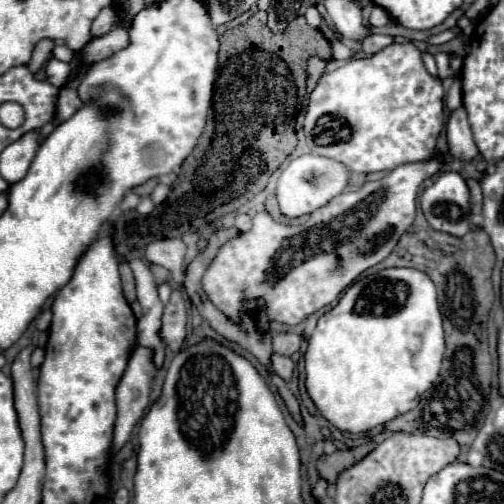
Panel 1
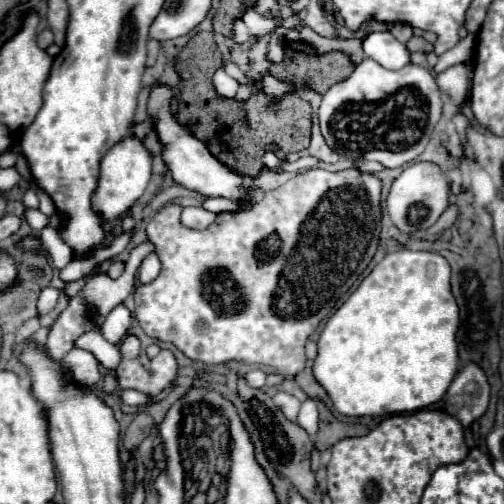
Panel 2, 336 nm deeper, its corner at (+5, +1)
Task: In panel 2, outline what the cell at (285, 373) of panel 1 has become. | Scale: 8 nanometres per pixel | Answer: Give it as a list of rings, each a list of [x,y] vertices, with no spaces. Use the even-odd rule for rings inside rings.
[[[276,392],[274,396],[272,396],[272,400],[274,400],[274,404],[282,410],[282,414],[288,418],[288,420],[296,420],[296,416],[298,416],[298,410],[300,410],[300,400],[298,398],[294,398],[292,394],[288,394],[288,392]]]

